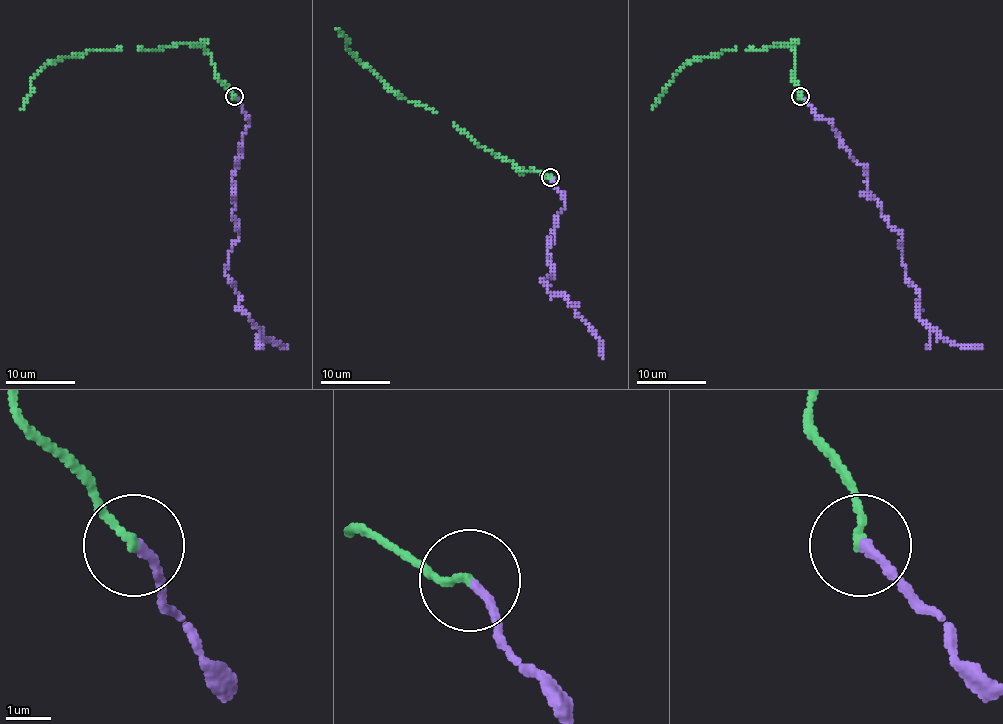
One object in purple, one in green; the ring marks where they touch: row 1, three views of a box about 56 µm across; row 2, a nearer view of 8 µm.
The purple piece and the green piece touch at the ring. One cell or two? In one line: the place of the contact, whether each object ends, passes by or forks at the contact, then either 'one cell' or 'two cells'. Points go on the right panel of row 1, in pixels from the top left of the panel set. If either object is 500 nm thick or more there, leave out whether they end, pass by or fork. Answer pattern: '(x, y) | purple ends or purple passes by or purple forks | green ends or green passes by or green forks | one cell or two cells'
(800, 96) | purple ends | green ends | one cell

